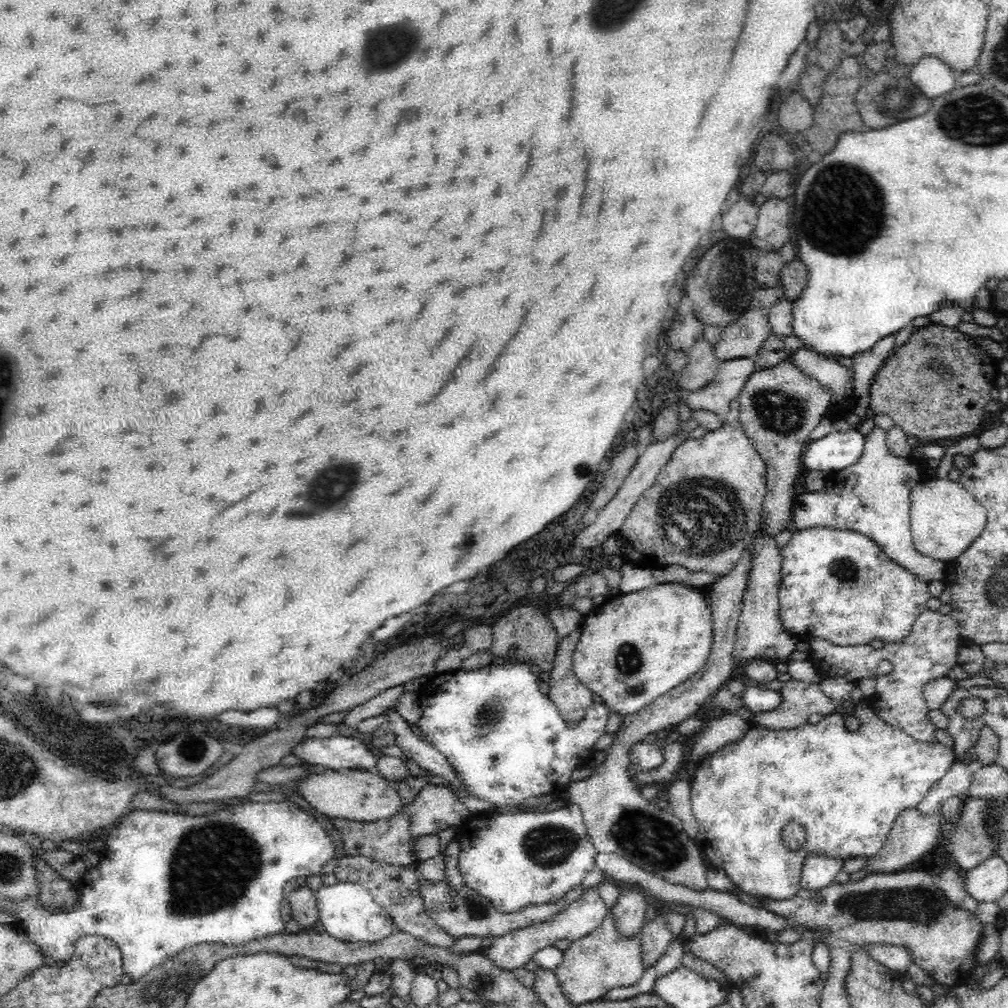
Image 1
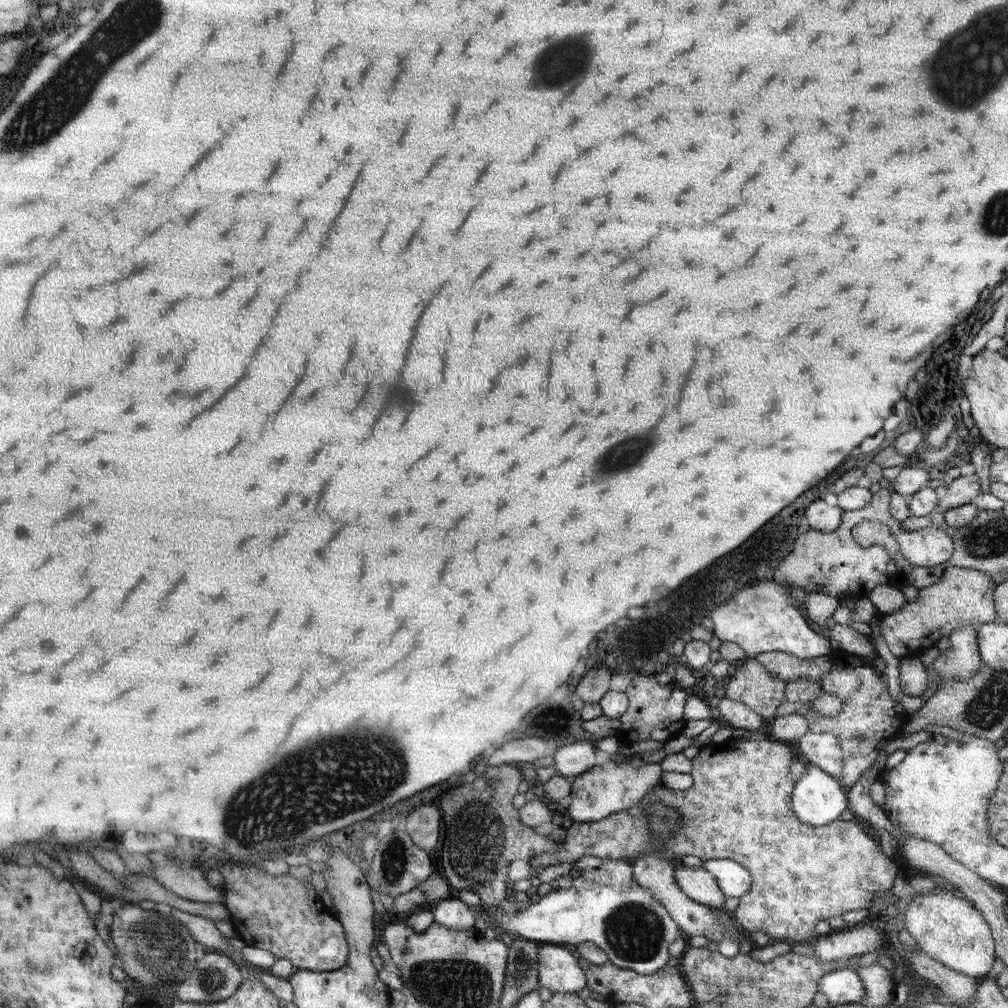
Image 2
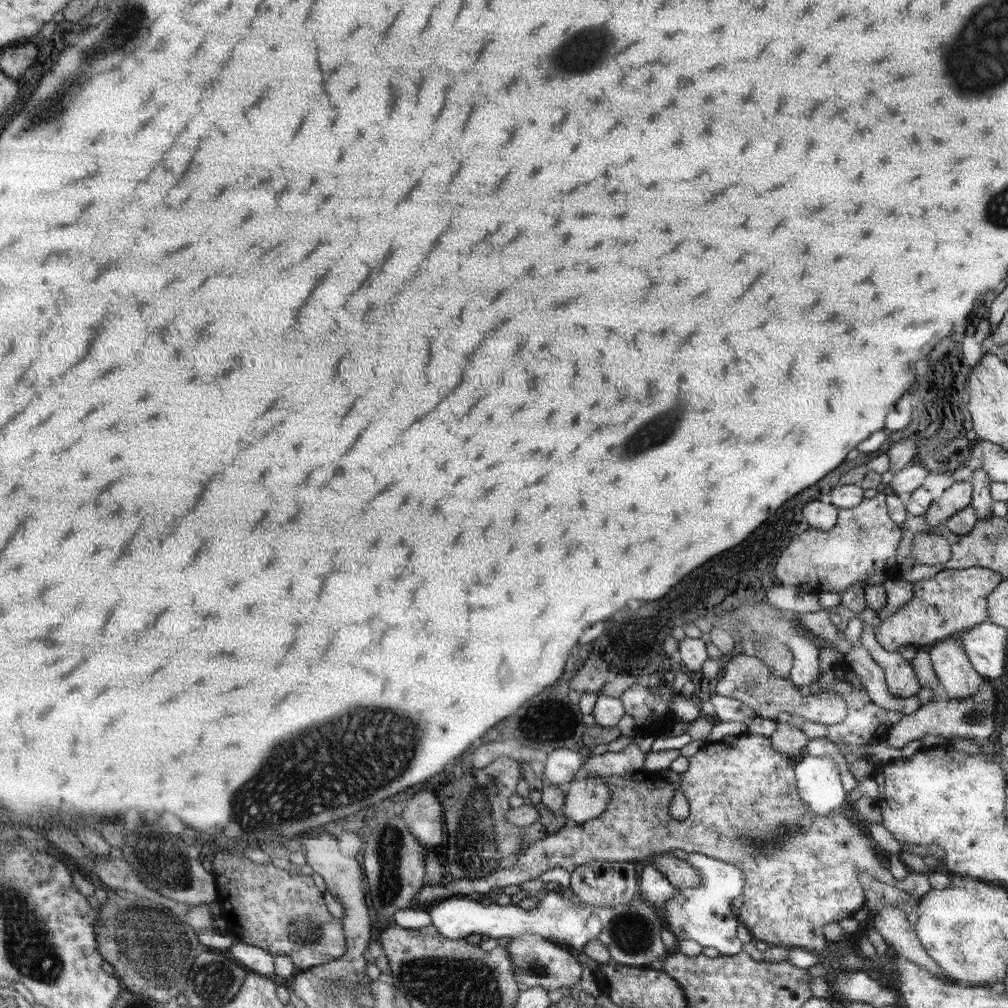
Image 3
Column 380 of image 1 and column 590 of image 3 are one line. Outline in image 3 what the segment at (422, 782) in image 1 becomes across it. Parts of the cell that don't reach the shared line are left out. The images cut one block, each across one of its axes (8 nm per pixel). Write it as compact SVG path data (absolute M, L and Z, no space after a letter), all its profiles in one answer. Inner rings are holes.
M741 734L737 736L737 746L727 744L727 742L717 742L717 744L705 744L701 750L697 750L689 758L689 766L683 774L679 774L679 784L673 786L663 778L661 772L647 772L647 770L637 770L633 774L623 774L623 776L607 776L605 780L611 800L607 802L605 810L601 816L587 820L583 824L565 824L559 832L549 834L541 840L535 840L527 846L517 856L515 866L495 870L483 878L477 880L451 880L449 884L439 884L439 886L423 886L417 894L411 906L423 906L429 902L439 902L447 900L451 896L471 896L471 894L485 894L491 888L505 888L505 886L519 886L531 878L539 878L543 872L551 872L553 868L563 868L569 874L587 862L635 862L643 860L645 856L651 854L669 854L671 850L679 848L687 854L697 852L703 856L709 856L713 860L721 860L725 864L737 866L743 876L743 904L737 908L739 924L743 924L751 938L757 942L765 942L767 946L791 946L791 948L803 948L813 954L823 954L825 950L825 938L823 938L823 924L829 922L839 922L841 918L853 916L859 908L865 904L865 892L859 882L859 872L867 872L879 882L885 882L893 888L903 888L907 884L907 892L919 900L919 896L925 896L929 890L933 890L927 882L927 874L917 874L911 872L905 880L895 880L887 868L881 868L875 860L875 854L869 846L869 838L865 832L861 832L857 826L853 826L841 810L833 810L827 816L817 816L813 814L801 800L797 786L795 786L795 768L789 764L789 758L781 752L777 752L771 746L769 738L763 738L759 734ZM675 792L683 794L689 804L689 816L685 820L673 820L669 816L669 802L675 796Z

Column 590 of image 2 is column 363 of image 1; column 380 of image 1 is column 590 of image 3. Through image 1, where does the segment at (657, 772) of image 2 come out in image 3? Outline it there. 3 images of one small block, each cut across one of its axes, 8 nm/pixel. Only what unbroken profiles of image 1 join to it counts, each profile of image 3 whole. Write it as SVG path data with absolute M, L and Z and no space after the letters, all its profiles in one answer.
M579 776L577 780L563 784L563 806L561 814L569 824L583 824L601 816L607 802L611 800L605 776Z

